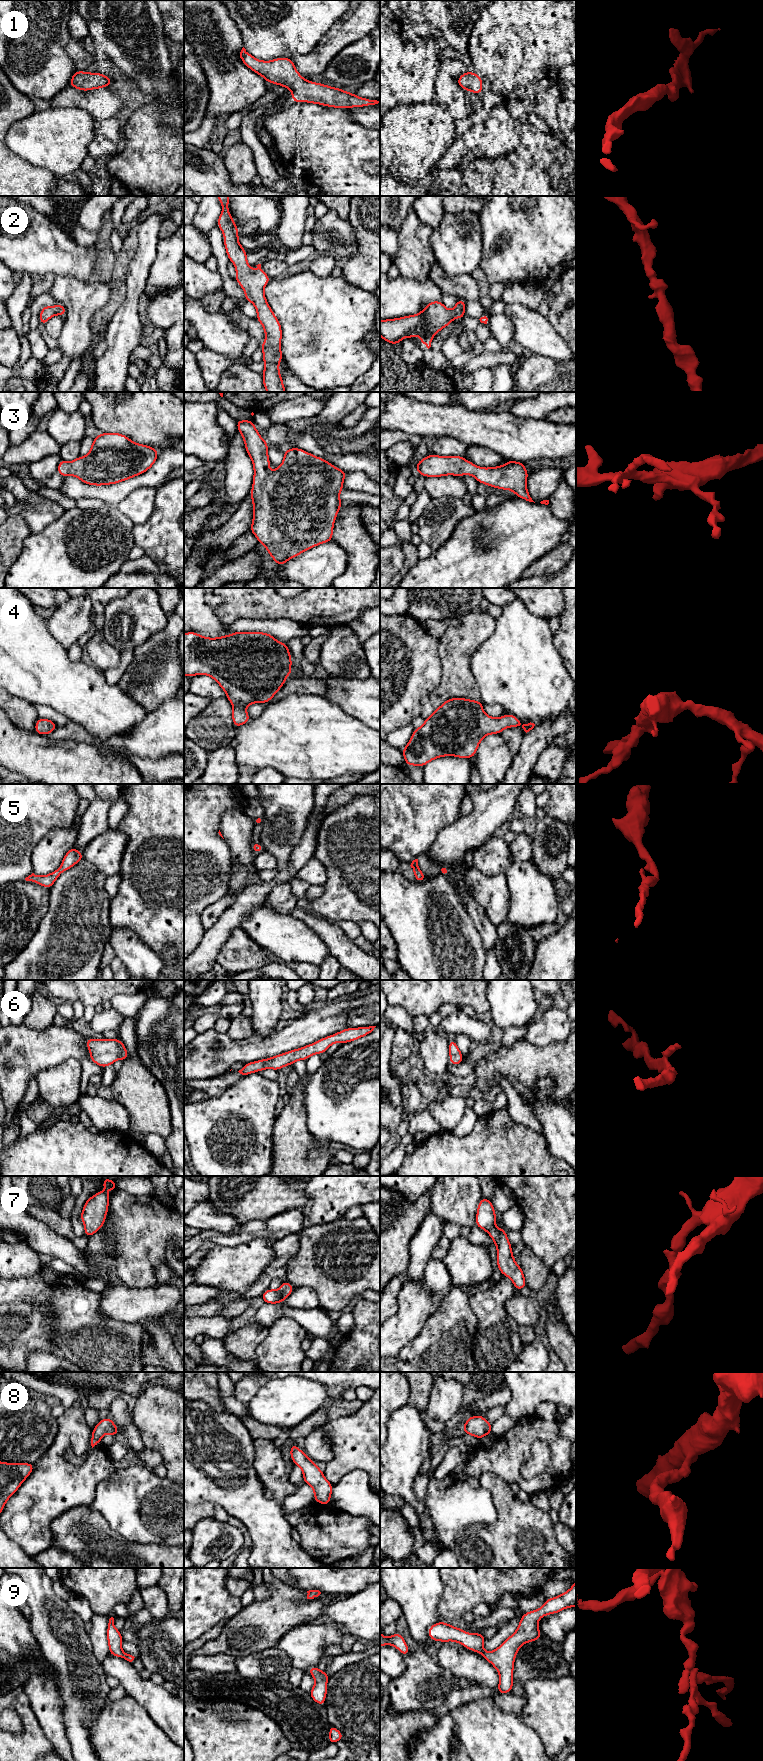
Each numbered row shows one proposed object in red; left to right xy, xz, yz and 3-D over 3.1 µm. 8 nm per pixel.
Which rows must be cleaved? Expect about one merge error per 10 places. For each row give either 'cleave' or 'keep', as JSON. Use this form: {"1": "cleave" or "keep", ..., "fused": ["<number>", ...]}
{"1": "keep", "2": "keep", "3": "keep", "4": "keep", "5": "keep", "6": "keep", "7": "keep", "8": "keep", "9": "keep", "fused": []}

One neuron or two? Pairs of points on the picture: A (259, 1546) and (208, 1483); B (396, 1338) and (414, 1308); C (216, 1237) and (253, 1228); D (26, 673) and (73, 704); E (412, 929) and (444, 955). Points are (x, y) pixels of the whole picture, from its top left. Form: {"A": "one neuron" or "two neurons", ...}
{"A": "one neuron", "B": "one neuron", "C": "one neuron", "D": "one neuron", "E": "one neuron"}

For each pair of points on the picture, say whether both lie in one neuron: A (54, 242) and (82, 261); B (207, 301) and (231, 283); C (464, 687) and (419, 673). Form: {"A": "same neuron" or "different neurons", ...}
{"A": "same neuron", "B": "different neurons", "C": "different neurons"}

